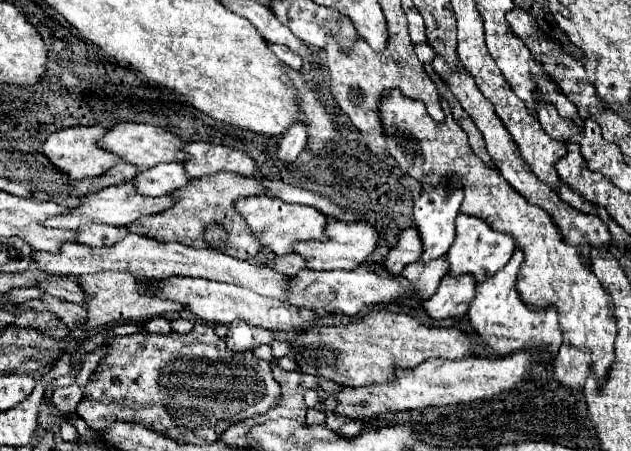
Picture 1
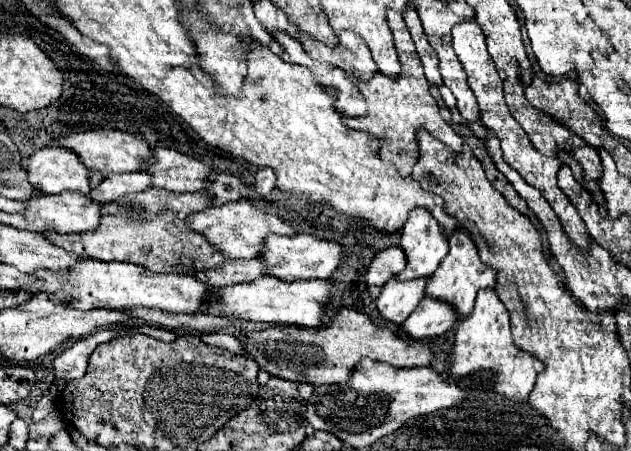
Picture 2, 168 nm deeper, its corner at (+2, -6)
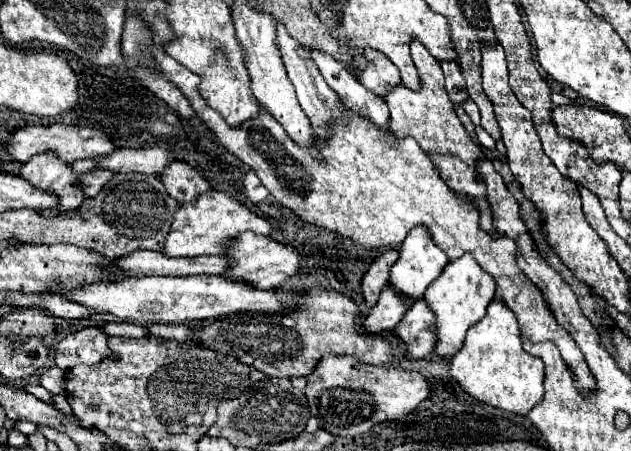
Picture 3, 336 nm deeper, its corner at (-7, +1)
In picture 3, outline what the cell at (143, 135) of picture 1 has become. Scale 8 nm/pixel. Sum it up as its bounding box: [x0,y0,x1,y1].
[4,125,116,163]

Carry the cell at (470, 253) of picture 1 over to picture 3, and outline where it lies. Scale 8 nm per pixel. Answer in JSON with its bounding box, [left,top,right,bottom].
[424,253,494,359]

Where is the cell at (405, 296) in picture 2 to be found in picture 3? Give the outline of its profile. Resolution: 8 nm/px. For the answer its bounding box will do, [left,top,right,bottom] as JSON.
[362,287,410,335]

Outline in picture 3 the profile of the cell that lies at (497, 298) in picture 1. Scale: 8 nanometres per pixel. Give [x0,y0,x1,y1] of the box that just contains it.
[450,299,544,415]

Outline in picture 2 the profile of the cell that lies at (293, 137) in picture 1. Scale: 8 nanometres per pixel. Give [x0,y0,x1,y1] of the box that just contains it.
[255,168,277,196]

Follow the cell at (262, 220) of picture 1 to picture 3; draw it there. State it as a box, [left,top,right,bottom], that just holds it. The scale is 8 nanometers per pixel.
[162,191,270,257]

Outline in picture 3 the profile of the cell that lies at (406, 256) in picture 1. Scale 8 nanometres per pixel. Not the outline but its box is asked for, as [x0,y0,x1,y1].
[362,249,398,309]

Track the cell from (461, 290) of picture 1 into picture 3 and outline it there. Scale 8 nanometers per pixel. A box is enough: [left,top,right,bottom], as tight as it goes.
[392,299,436,359]

